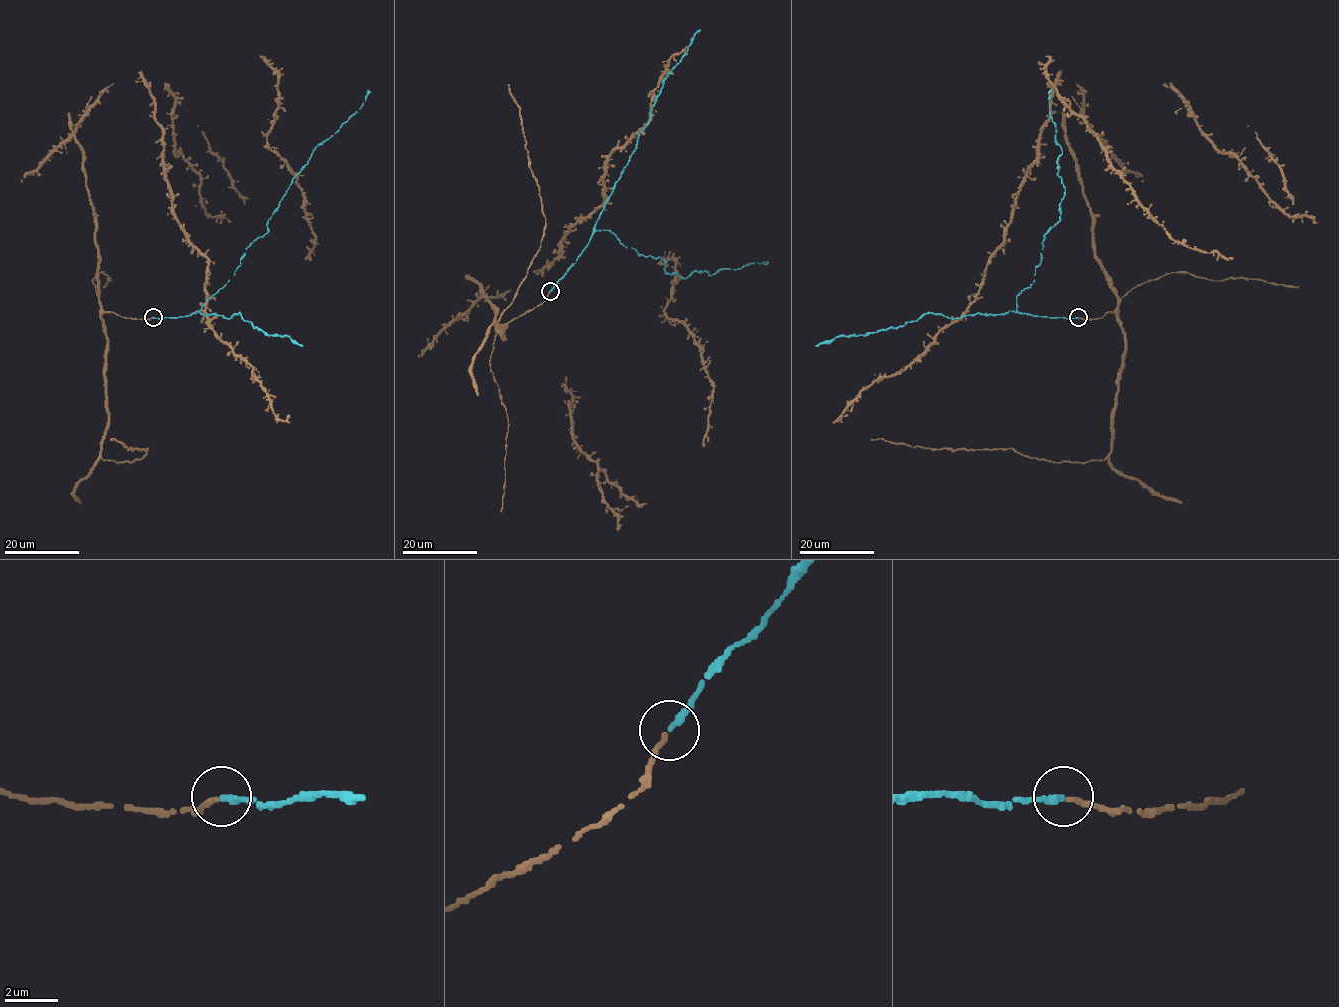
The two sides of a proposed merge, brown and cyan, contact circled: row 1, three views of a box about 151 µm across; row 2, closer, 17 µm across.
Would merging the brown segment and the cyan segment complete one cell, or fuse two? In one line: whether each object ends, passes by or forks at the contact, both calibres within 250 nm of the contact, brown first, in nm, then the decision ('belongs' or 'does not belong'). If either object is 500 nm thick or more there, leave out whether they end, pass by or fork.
brown ends | cyan ends | 220/280 nm | belongs

